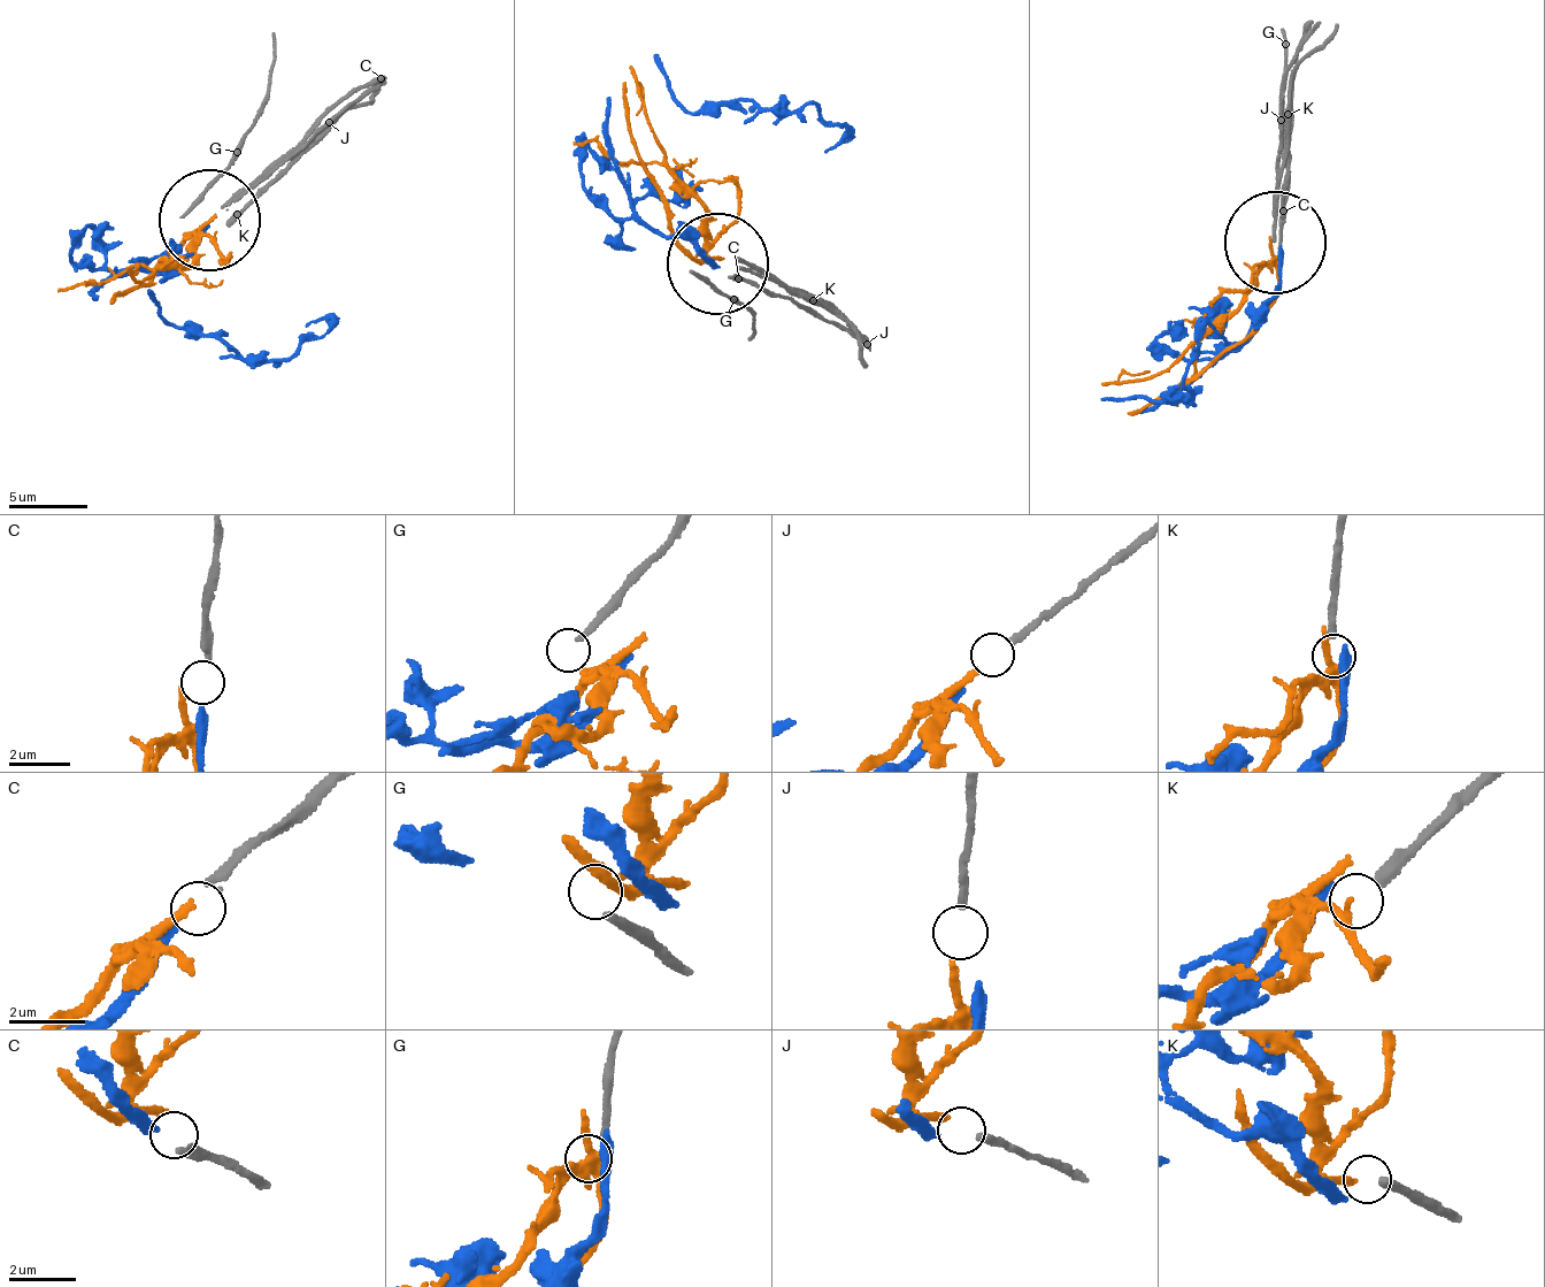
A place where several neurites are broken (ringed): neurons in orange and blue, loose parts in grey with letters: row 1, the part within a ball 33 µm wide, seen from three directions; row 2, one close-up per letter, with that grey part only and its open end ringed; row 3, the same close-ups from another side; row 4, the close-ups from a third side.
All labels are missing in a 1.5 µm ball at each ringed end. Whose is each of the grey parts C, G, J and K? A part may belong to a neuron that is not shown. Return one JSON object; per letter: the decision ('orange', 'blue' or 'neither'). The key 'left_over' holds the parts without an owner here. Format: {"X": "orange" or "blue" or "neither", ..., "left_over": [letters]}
{"C": "blue", "G": "neither", "J": "orange", "K": "neither", "left_over": ["G", "K"]}

